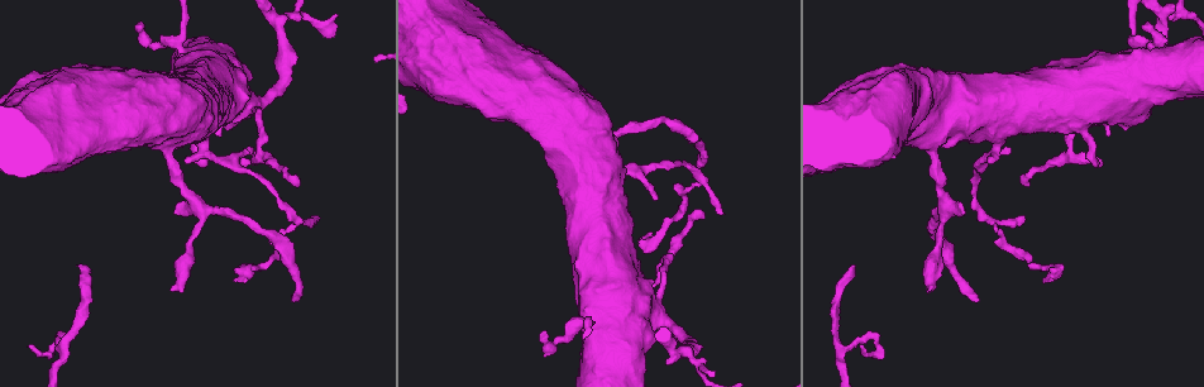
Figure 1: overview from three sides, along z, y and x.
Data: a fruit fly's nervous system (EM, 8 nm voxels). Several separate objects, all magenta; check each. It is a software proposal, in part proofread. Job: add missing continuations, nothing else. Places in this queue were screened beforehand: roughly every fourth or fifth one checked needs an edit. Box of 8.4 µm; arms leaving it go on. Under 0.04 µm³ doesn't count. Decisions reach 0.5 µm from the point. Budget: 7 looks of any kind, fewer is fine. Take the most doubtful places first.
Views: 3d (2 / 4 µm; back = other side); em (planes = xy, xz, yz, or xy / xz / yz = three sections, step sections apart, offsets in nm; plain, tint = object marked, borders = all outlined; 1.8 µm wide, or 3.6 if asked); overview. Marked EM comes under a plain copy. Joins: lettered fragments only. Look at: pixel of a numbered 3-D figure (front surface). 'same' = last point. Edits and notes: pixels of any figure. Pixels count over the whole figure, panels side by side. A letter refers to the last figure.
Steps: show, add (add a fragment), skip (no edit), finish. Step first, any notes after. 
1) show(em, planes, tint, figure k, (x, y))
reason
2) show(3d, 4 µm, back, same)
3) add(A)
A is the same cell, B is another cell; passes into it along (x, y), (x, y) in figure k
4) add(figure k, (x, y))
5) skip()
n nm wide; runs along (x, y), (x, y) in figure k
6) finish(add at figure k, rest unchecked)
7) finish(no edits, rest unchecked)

show(em, planes, borders, figure 1, (170, 288))

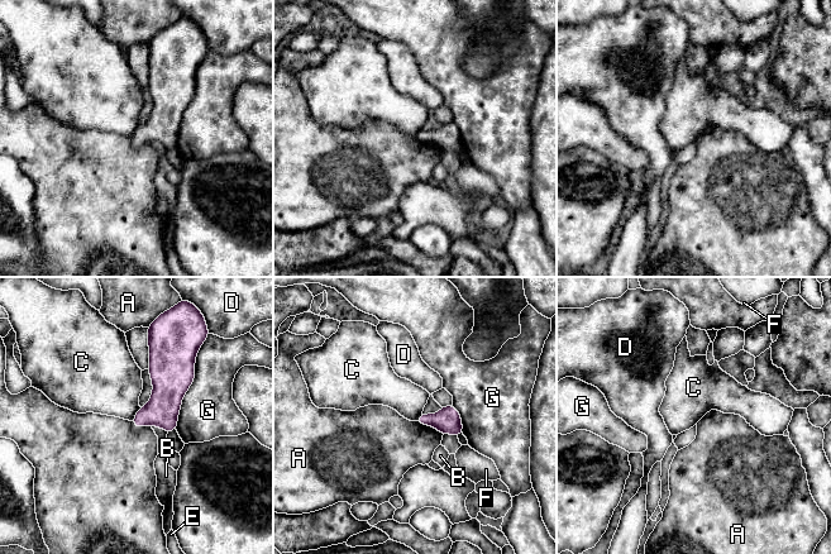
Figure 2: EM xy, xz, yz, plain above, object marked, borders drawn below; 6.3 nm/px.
skip()
A, B, C, D, E, F and G are other cells; border along (141, 407), (132, 420) in figure 2; no lettered fragment goes on from it

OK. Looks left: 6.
show(3d, 4 µm, figure 1, (293, 300))
long arm stops here

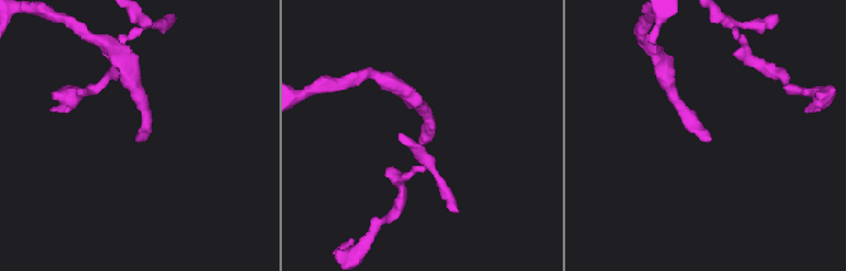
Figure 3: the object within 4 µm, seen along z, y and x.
show(em, planes, tint, figure 3, (711, 140))
shape alone is not enough

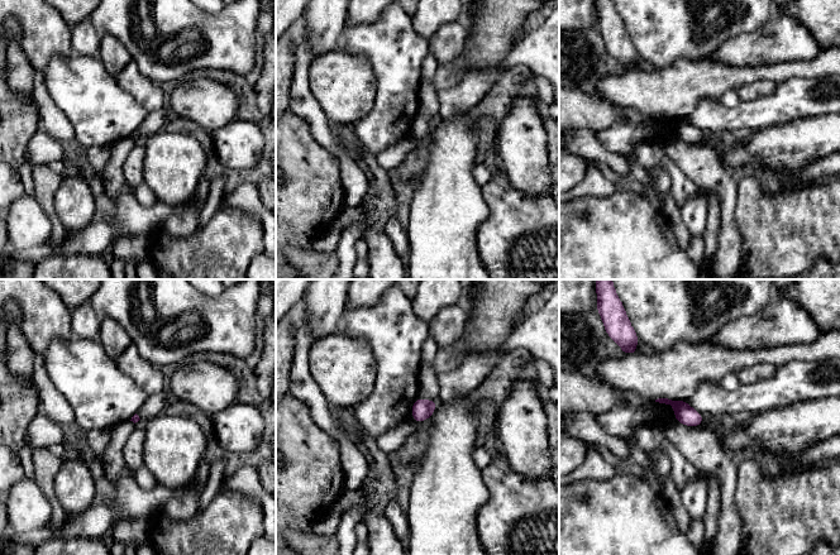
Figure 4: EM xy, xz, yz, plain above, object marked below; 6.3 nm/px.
show(em, planes, borders, same)
see the neighbours

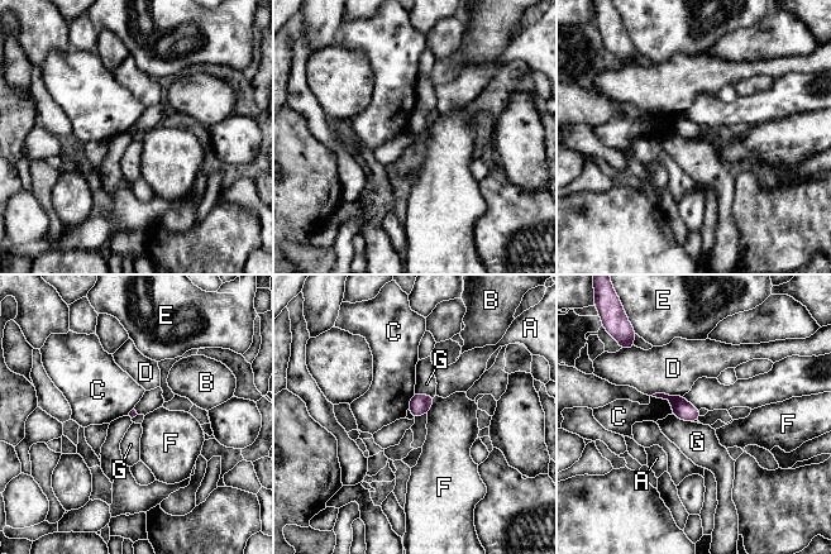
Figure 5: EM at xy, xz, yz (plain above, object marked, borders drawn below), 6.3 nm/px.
skip()
A, B, C, D, E, F and G are other cells; no lettered fragment goes on from it

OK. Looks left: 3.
show(3d, 4 µm, figure 1, (1053, 281))
tapers out

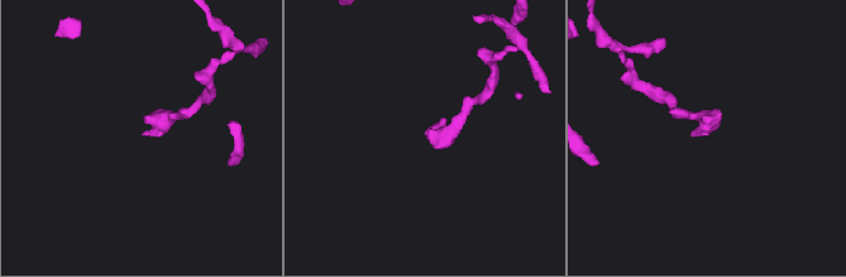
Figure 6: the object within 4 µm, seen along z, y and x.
show(em, xz, step 8, borders, figure 6, (427, 132))
shape alone is not enough

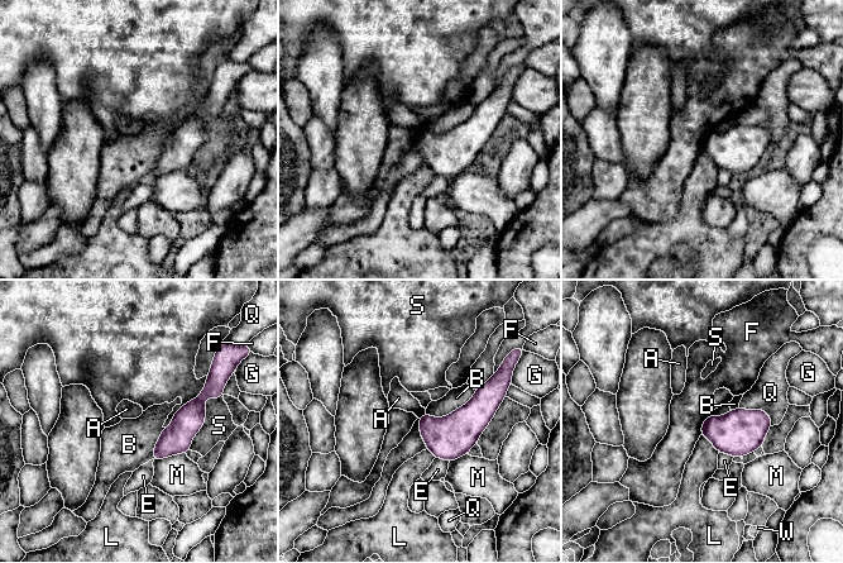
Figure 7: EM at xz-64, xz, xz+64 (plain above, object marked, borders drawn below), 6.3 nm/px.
skip()
200 nm wide; A, B, E, F, G, L, M, Q, S and W are other cells; border along (475, 390), (444, 416), (426, 414) in figure 7; none of them fits

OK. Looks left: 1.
finish(no edits, rest unchecked)

